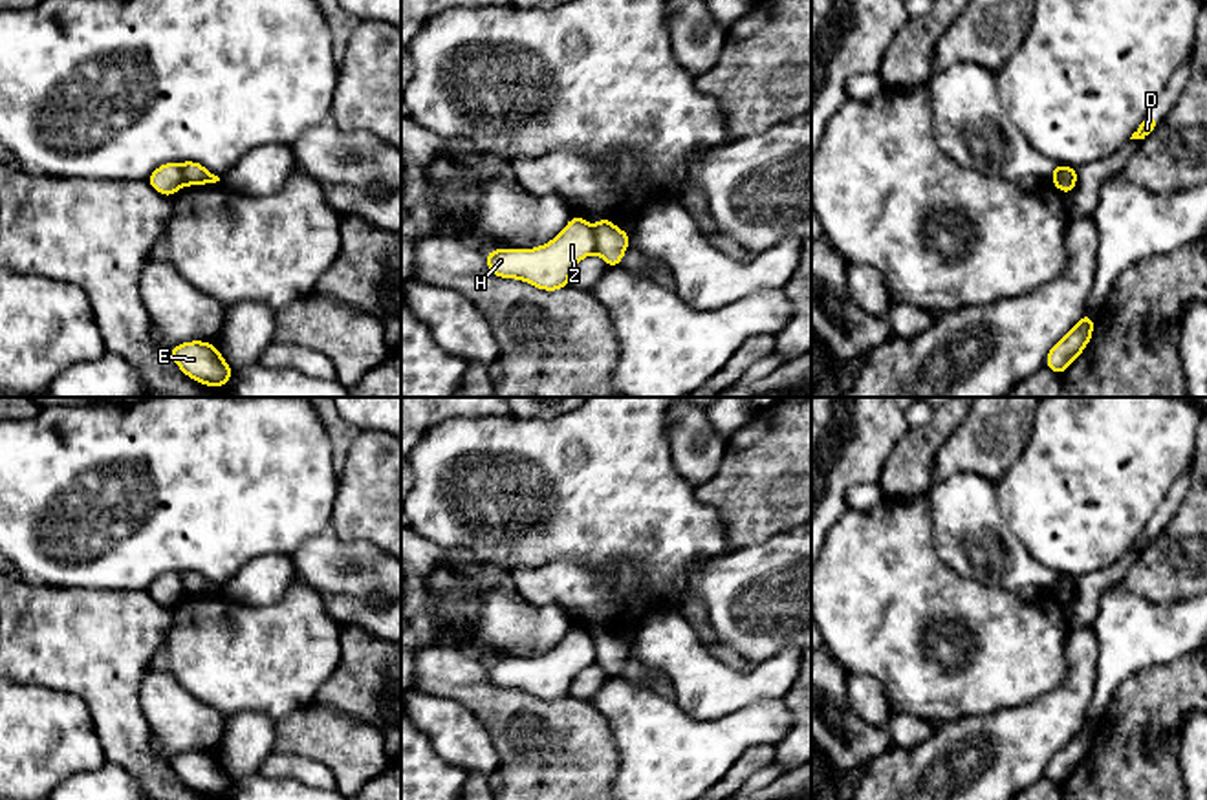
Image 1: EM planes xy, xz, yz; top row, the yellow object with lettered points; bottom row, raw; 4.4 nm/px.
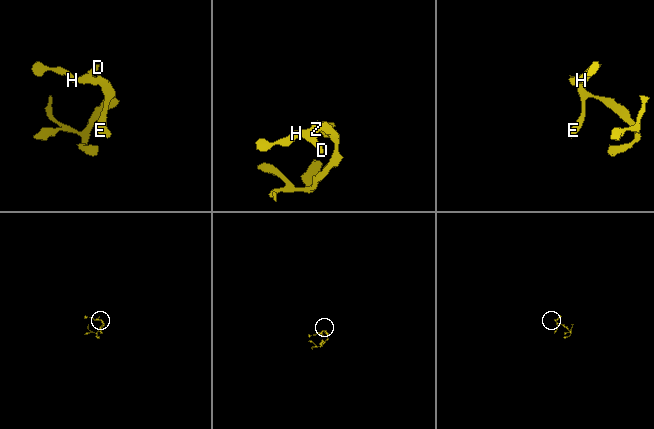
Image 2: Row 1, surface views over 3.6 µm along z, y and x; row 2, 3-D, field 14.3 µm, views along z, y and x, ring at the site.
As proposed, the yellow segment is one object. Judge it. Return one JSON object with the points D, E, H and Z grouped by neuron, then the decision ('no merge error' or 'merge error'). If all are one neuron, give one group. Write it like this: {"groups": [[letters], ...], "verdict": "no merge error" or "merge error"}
{"groups": [["D", "H", "Z"], ["E"]], "verdict": "merge error"}

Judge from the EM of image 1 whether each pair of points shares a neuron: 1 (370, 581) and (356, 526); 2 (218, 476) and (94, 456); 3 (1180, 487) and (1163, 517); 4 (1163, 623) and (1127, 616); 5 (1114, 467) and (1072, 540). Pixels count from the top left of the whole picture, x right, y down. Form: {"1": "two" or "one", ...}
{"1": "two", "2": "one", "3": "one", "4": "one", "5": "one"}

